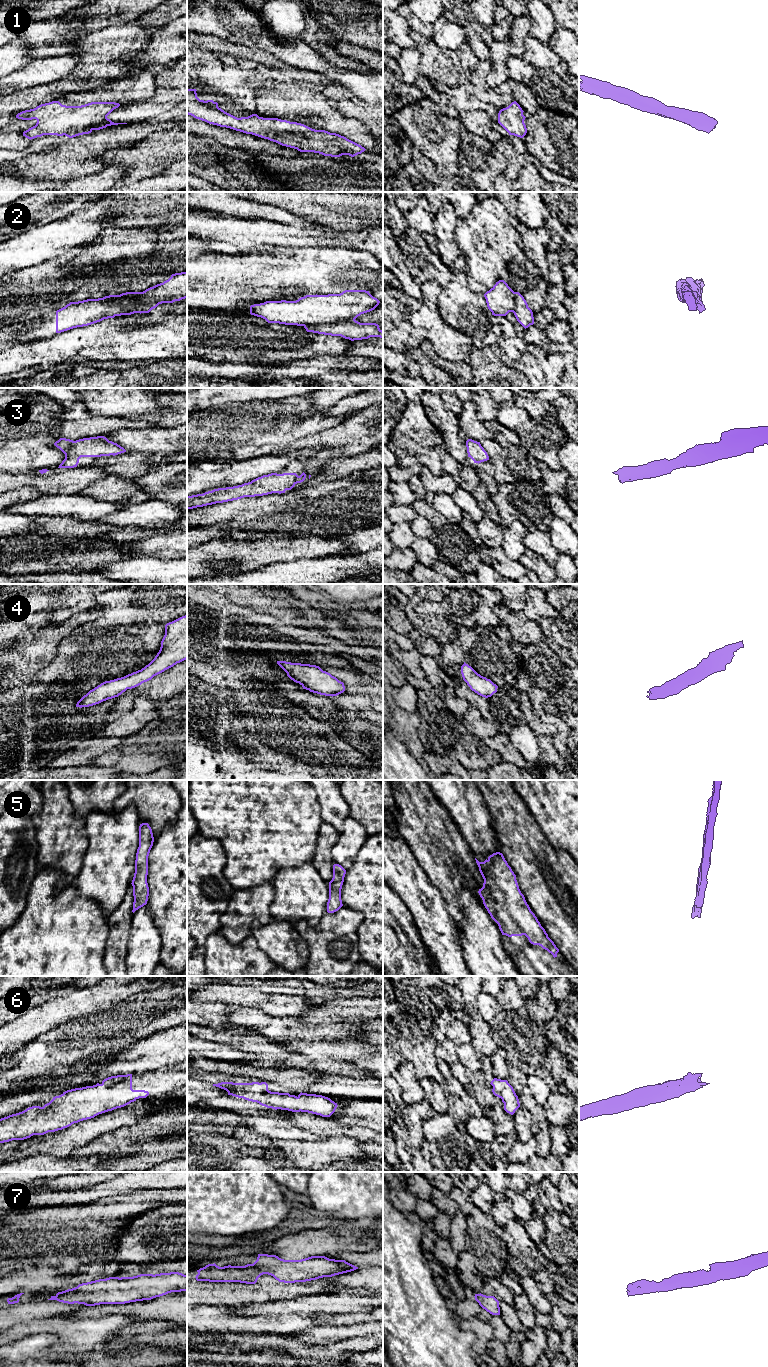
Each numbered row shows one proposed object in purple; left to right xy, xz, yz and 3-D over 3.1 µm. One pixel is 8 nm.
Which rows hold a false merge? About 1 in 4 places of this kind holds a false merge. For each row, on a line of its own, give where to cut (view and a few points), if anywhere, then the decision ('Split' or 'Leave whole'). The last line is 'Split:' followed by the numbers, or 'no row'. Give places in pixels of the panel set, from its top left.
1: No split. Leave whole
2: Split along xz (354, 319), (304, 326). Split
3: No split. Leave whole
4: No split. Leave whole
5: No split. Leave whole
6: No split. Leave whole
7: No split. Leave whole
Split: 2

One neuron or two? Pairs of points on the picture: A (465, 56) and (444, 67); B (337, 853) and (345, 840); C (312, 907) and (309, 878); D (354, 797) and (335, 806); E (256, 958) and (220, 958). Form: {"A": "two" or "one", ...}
{"A": "two", "B": "one", "C": "one", "D": "two", "E": "one"}

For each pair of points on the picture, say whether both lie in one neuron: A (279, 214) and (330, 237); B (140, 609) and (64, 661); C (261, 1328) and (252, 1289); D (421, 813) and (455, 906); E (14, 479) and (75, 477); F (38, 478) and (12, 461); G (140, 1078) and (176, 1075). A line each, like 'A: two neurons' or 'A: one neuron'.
A: two neurons
B: two neurons
C: two neurons
D: one neuron
E: one neuron
F: two neurons
G: one neuron

